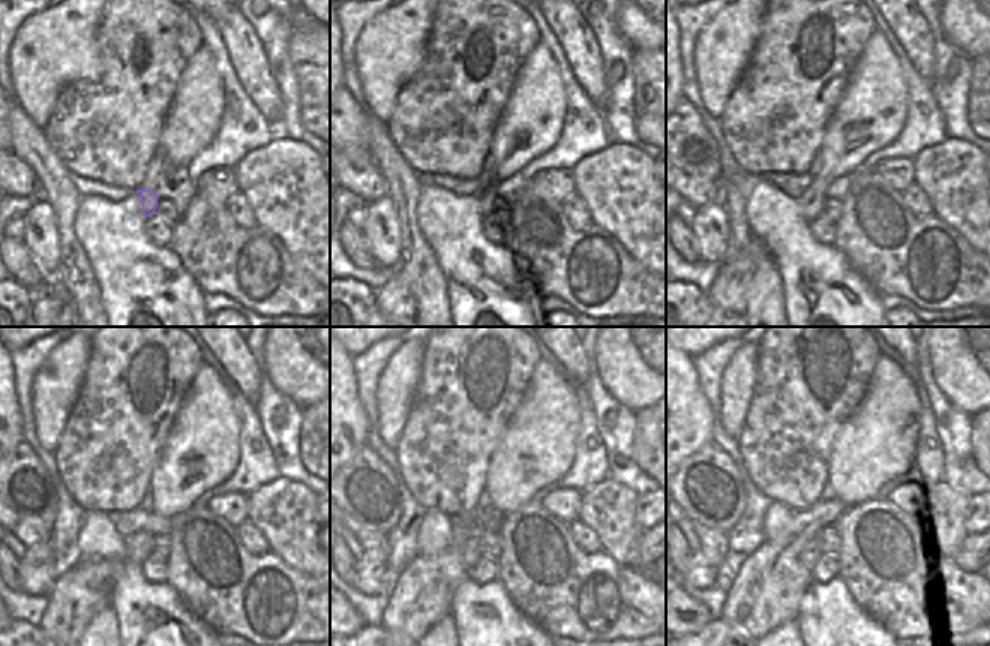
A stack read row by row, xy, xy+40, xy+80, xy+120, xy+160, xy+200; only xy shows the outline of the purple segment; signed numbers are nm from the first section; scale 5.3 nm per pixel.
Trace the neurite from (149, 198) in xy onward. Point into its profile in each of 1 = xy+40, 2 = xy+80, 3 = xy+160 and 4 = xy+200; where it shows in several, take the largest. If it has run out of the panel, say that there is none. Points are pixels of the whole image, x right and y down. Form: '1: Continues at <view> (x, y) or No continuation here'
1: Continues at xy+40 (485, 197)
2: Continues at xy+80 (812, 204)
3: Continues at xy+160 (473, 547)
4: Continues at xy+200 (810, 553).

